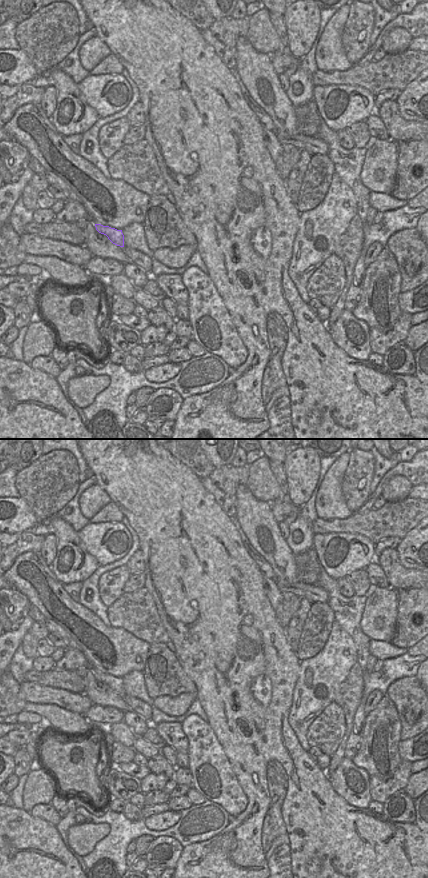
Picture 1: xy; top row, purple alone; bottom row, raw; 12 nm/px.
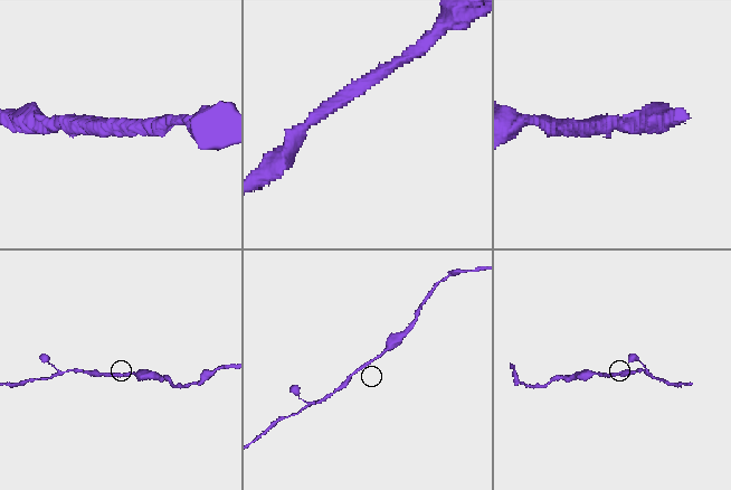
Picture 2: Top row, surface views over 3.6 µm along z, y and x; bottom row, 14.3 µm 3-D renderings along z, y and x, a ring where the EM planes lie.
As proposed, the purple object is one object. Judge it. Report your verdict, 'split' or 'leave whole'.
leave whole

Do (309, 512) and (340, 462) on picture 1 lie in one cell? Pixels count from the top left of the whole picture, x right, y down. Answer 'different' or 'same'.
different

